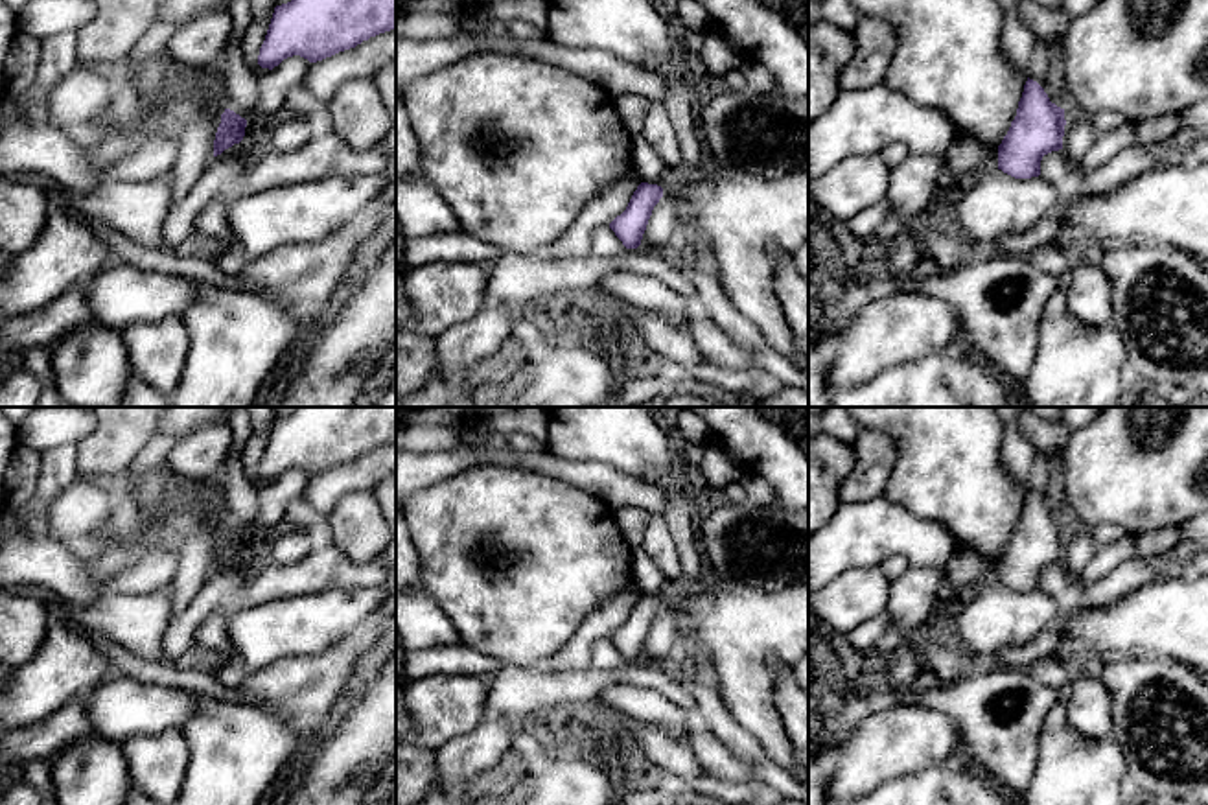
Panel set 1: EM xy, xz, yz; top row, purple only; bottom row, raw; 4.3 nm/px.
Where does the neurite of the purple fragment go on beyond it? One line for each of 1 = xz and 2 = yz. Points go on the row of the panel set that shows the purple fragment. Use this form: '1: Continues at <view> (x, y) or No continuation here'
1: No continuation here
2: No continuation here

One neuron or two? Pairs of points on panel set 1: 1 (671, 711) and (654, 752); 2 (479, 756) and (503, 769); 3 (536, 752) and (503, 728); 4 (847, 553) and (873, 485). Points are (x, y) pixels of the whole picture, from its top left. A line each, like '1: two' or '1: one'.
1: two
2: two
3: two
4: two

